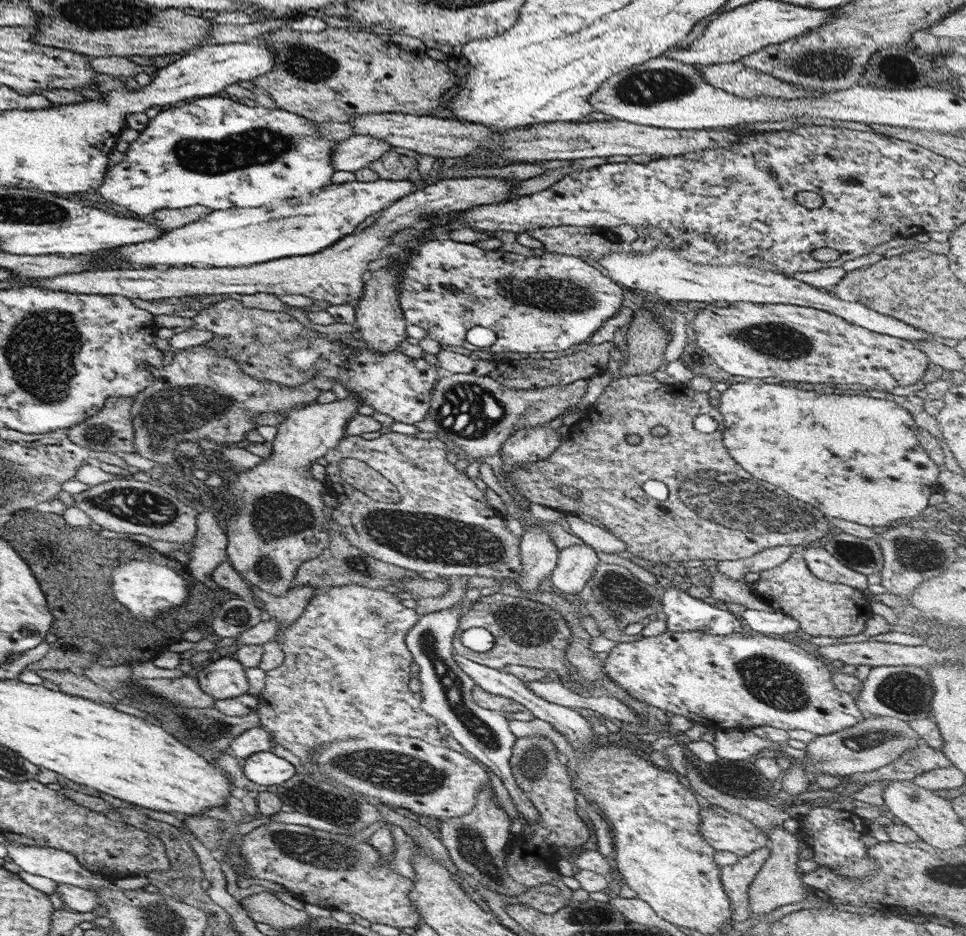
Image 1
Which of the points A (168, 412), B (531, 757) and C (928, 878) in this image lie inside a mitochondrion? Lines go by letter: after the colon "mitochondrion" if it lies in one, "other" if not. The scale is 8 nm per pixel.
A: mitochondrion
B: mitochondrion
C: mitochondrion

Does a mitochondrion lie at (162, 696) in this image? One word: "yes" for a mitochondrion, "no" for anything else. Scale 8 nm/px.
yes

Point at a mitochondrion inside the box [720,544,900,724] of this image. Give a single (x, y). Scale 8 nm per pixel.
(769, 680)

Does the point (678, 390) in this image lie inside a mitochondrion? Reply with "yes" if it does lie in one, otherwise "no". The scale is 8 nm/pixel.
no

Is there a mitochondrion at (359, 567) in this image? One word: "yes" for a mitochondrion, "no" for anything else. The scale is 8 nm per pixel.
yes

